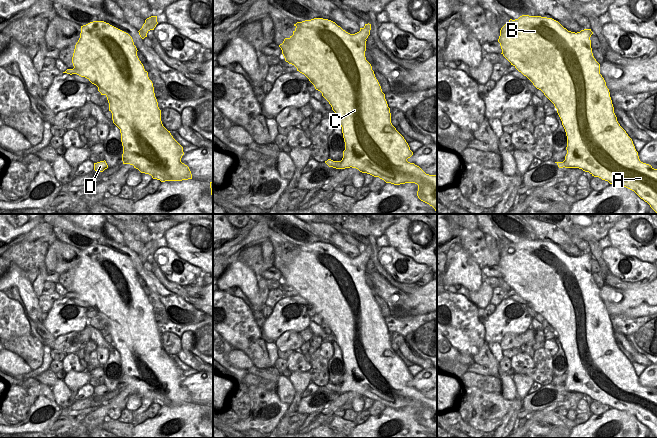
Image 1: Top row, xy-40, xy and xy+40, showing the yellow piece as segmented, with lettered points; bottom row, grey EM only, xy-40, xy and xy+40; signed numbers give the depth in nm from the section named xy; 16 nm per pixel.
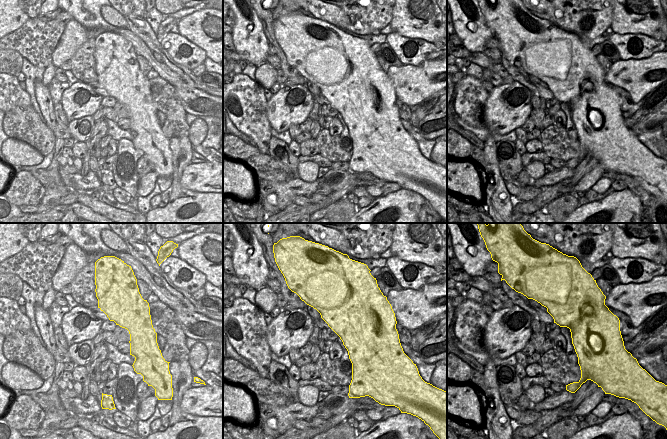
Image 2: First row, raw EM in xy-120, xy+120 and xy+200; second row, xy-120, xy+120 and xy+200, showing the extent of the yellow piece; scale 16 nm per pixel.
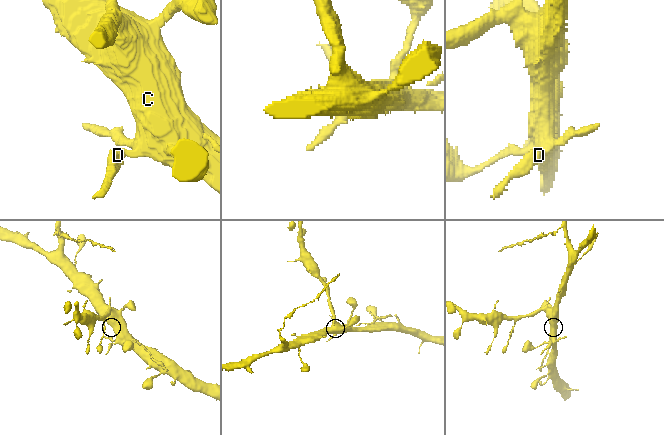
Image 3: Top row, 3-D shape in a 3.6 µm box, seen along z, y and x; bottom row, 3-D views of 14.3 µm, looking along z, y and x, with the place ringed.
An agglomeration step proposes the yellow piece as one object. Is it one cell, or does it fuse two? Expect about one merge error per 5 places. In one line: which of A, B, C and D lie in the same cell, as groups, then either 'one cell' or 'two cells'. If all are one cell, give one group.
A B C D; one cell

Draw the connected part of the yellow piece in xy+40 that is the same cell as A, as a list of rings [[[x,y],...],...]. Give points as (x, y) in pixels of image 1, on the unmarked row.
[[[522,239],[509,244],[500,254],[498,266],[502,279],[533,309],[541,314],[554,328],[567,360],[567,378],[563,386],[555,386],[559,392],[579,392],[610,408],[634,415],[657,437],[657,393],[640,385],[632,363],[620,350],[606,306],[600,298],[600,288],[593,280],[590,261],[591,253],[571,256],[558,245],[541,240]]]

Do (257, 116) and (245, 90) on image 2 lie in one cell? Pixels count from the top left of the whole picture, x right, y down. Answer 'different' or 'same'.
same

